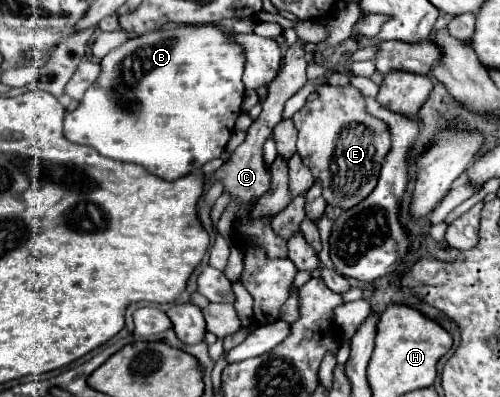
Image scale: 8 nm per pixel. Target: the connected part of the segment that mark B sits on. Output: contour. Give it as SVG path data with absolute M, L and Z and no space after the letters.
M204 26L204 28L176 28L176 30L166 30L166 32L150 32L150 34L142 34L142 36L134 36L128 42L124 42L122 46L110 50L102 62L102 72L96 78L94 86L90 86L84 94L84 98L80 100L78 108L66 114L64 120L64 134L68 140L78 142L78 144L86 144L96 148L102 156L112 158L112 160L120 160L120 162L134 162L144 166L150 174L156 174L158 178L164 180L178 180L186 174L190 174L192 170L202 168L208 160L220 158L226 142L230 138L230 130L234 130L236 118L240 116L240 106L244 100L244 84L242 84L242 72L244 72L244 52L238 44L234 44L230 40L230 34L214 28L214 26Z

